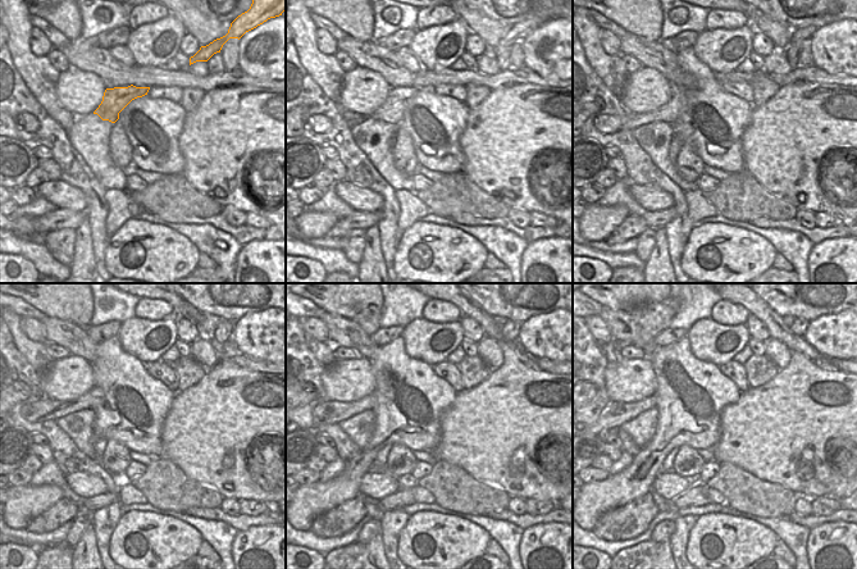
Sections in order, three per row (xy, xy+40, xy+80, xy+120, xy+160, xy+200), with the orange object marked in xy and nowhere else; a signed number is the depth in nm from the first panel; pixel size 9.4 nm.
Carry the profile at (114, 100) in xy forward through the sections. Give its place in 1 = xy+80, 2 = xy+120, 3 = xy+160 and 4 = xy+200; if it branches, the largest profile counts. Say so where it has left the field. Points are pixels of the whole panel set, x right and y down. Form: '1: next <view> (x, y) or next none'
1: next xy+80 (670, 113)
2: next xy+120 (54, 409)
3: next xy+160 (341, 412)
4: next xy+200 (614, 415)

